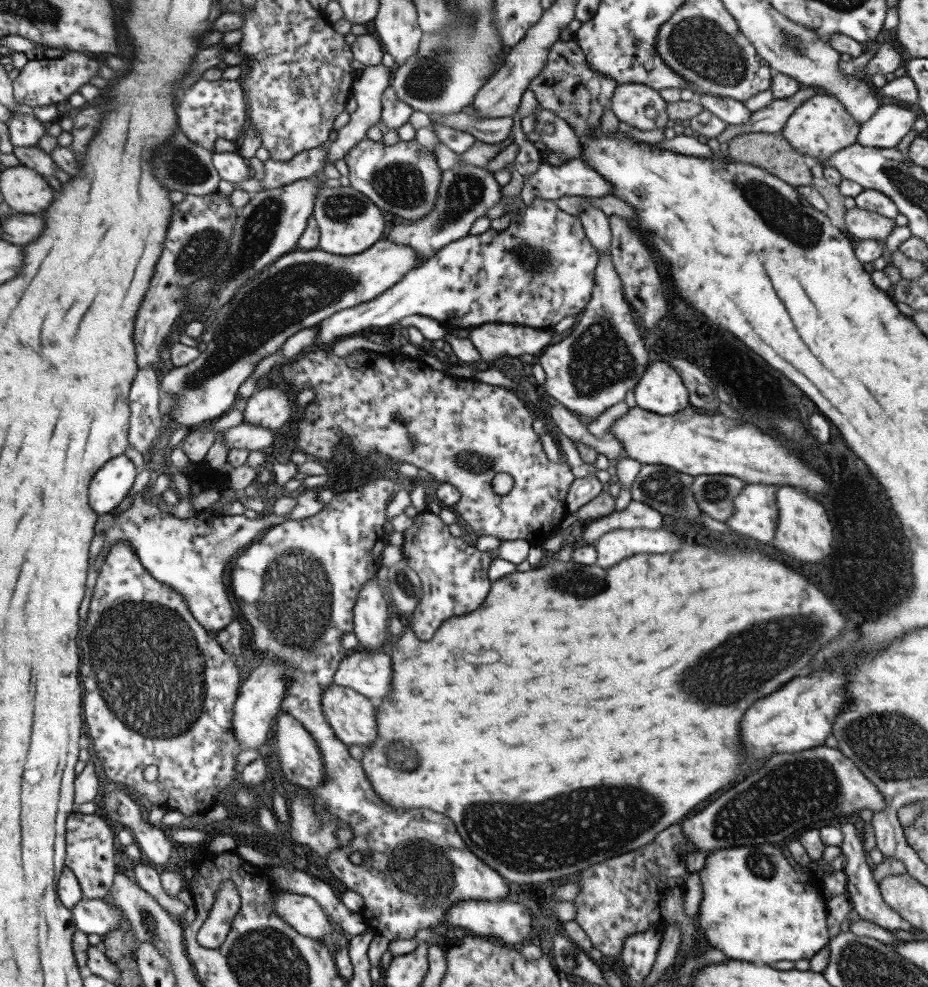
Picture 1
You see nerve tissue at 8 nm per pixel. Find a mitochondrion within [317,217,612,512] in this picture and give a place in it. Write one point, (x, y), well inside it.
(535, 259)

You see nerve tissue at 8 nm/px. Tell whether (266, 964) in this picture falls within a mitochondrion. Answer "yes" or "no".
yes

